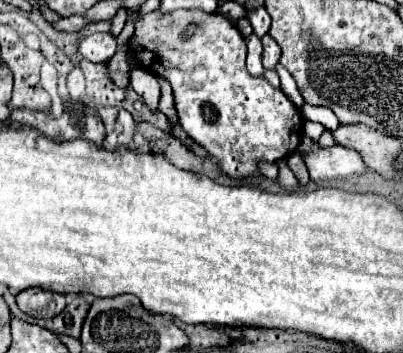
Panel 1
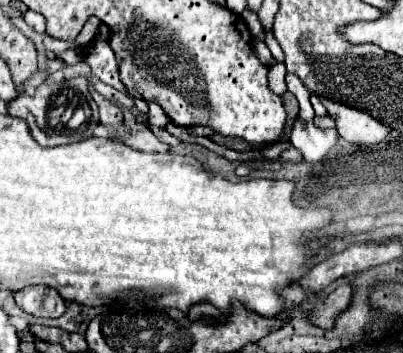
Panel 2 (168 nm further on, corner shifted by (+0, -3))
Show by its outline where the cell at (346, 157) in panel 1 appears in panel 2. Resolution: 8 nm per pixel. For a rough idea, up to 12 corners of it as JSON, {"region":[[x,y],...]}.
{"region":[[296,116],[290,142],[306,162],[320,162],[336,146],[336,130]]}

